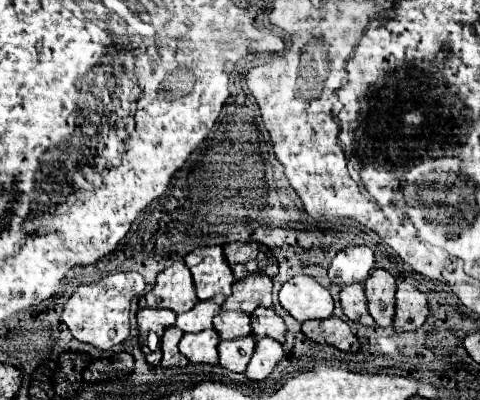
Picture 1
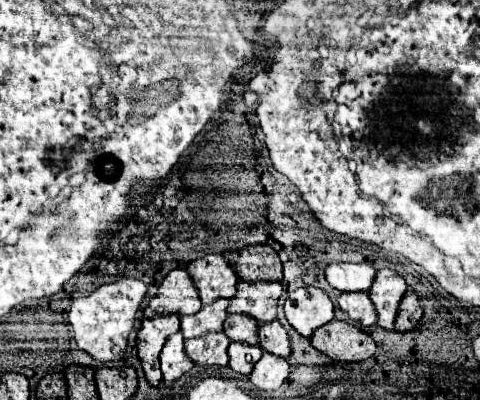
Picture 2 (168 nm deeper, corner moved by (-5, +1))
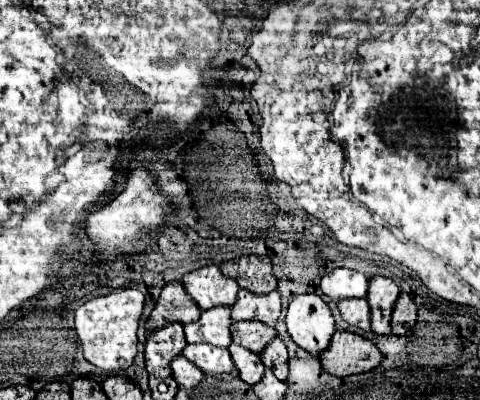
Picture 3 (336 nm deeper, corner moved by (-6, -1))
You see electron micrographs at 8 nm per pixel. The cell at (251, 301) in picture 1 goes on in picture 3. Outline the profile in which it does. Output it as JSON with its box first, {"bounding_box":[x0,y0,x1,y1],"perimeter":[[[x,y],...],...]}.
{"bounding_box":[232,290,280,326],"perimeter":[[[238,290],[238,300],[232,306],[232,320],[258,320],[266,326],[274,326],[280,316],[280,294],[272,290],[268,294],[254,294],[250,290]]]}

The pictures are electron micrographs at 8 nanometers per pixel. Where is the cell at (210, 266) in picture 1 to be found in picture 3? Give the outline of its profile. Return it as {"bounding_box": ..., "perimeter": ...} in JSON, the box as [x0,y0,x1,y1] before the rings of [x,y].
{"bounding_box":[182,264,238,310],"perimeter":[[[216,264],[202,266],[194,272],[188,272],[182,278],[182,284],[202,310],[220,304],[232,306],[236,302],[236,292],[238,292],[236,280],[224,276]]]}

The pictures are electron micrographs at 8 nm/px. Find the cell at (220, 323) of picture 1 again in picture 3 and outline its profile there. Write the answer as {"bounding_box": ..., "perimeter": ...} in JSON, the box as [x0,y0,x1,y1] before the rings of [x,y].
{"bounding_box":[230,322,276,354],"perimeter":[[[234,322],[230,328],[230,334],[232,334],[232,342],[252,350],[254,354],[260,354],[268,344],[268,340],[276,336],[276,330],[256,322]]]}

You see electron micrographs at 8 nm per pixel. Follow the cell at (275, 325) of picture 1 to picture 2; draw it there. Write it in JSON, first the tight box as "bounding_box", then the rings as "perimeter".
{"bounding_box":[259,320,291,358],"perimeter":[[[273,320],[269,324],[263,324],[259,328],[259,348],[263,352],[275,354],[279,358],[289,358],[289,354],[291,354],[289,336],[277,320]]]}

